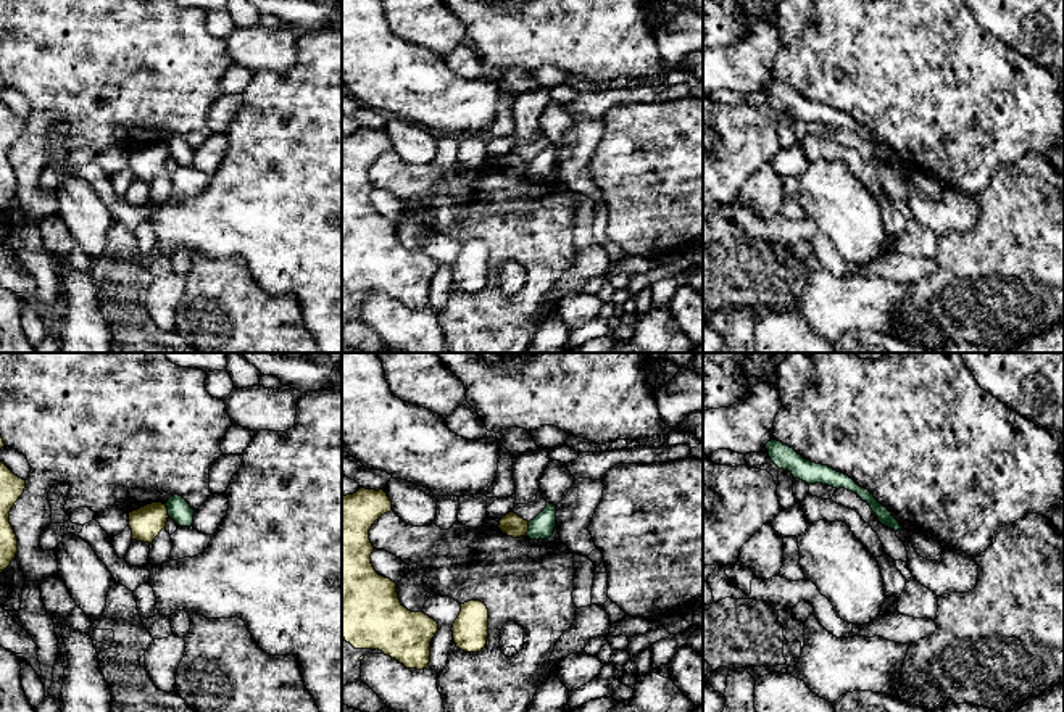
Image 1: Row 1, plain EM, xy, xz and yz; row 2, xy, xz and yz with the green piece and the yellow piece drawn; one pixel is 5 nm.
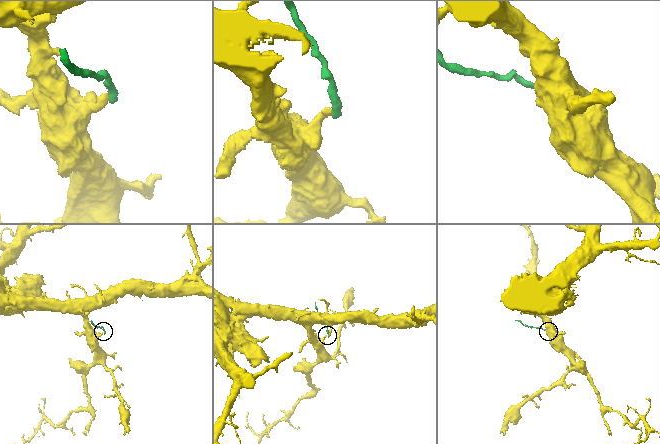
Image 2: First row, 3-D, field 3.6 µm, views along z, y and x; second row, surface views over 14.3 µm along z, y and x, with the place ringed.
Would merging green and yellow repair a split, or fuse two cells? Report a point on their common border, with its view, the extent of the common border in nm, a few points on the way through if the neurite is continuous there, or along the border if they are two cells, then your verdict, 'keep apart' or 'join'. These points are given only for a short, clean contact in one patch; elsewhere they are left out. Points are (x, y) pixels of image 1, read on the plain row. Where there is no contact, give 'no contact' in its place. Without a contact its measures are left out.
xz (529, 168) | 70 nm | along xz (529, 161), (526, 174) | keep apart

